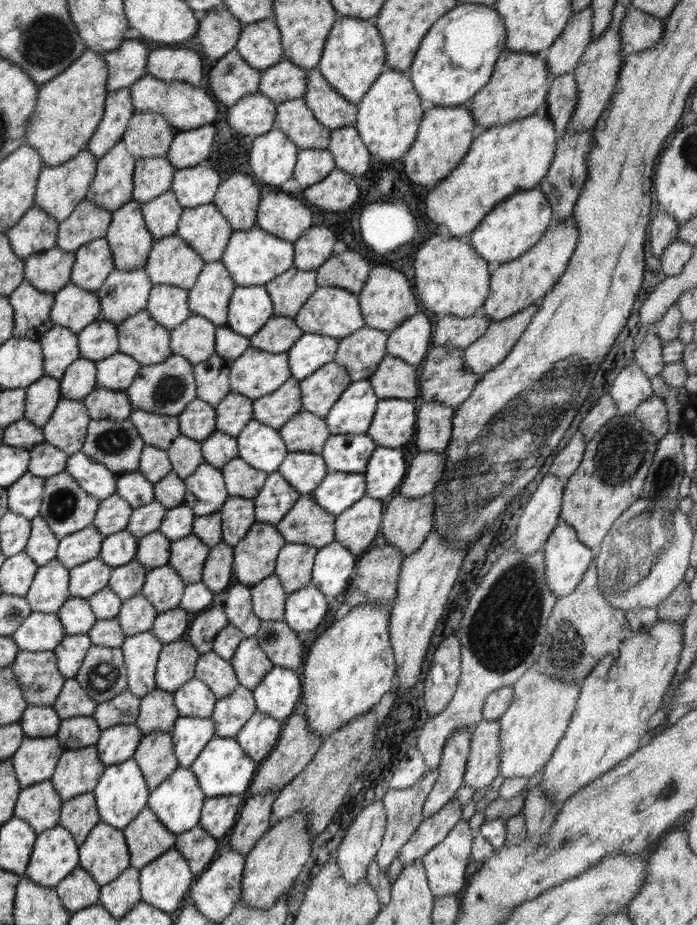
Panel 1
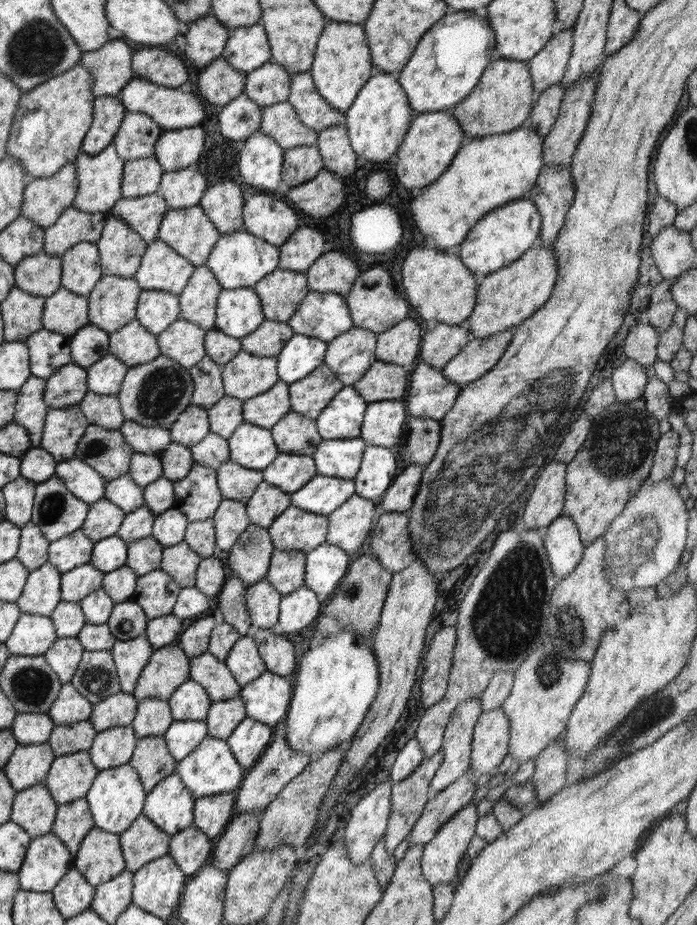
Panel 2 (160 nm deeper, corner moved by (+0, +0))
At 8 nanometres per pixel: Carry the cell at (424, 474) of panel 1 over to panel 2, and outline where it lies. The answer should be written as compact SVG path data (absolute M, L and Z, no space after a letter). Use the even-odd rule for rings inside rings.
M406 464L377 501L380 511L404 512L413 505L425 469L424 464Z

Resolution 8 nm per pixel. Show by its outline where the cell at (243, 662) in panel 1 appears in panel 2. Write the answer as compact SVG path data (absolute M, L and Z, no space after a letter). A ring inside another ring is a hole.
M241 637L232 646L225 660L226 667L241 687L256 680L266 672L266 665L260 657L254 639Z

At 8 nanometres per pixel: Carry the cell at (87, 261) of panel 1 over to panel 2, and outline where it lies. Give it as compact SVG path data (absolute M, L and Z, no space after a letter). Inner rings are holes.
M79 242L61 256L61 286L88 297L103 277L100 255L95 243Z

